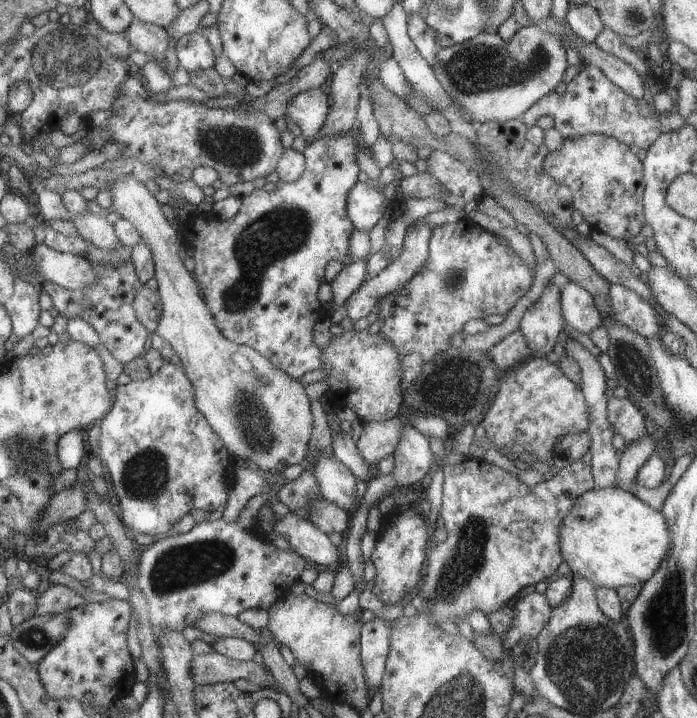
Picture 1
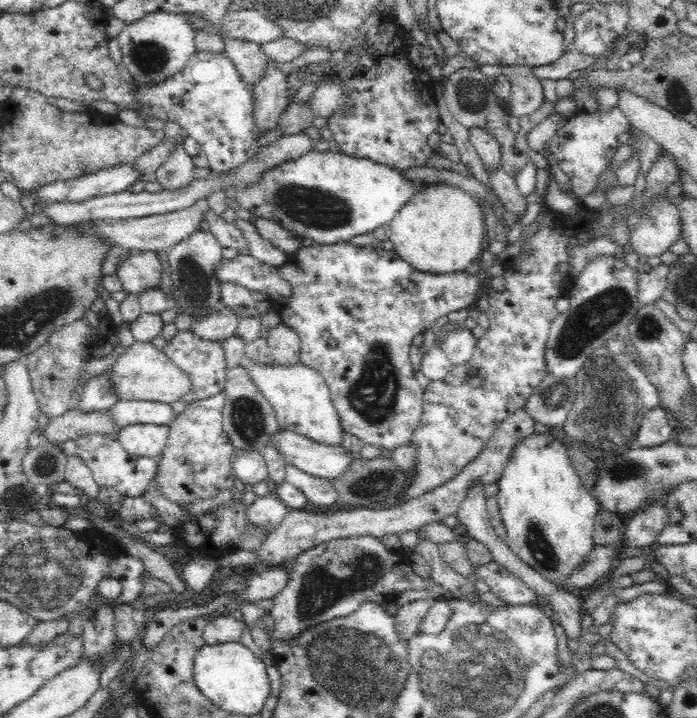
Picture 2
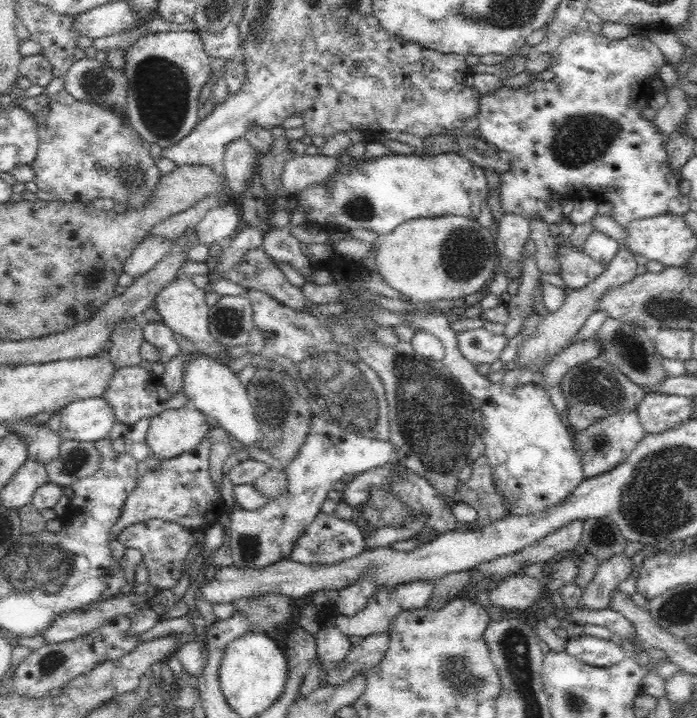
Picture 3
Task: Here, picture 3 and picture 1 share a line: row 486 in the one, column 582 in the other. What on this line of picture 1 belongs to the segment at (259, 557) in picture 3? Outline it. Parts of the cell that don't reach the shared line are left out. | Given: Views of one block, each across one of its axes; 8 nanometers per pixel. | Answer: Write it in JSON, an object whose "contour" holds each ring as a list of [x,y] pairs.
{"contour":[[[568,281],[560,289],[559,298],[562,317],[573,330],[589,335],[591,330],[603,324],[593,297],[576,282]]]}

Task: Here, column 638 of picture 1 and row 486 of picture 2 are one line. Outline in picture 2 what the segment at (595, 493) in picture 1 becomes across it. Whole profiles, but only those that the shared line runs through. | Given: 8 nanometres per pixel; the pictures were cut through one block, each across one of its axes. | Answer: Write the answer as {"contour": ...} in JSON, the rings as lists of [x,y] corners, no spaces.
{"contour":[[[538,428],[536,432],[532,433],[530,436],[524,437],[515,447],[512,456],[509,458],[510,462],[504,468],[502,476],[497,479],[499,491],[496,494],[497,503],[501,512],[501,517],[503,518],[503,523],[506,529],[506,544],[510,547],[510,551],[520,559],[520,561],[530,565],[538,574],[542,575],[544,579],[554,583],[554,585],[560,586],[562,588],[563,582],[584,562],[586,556],[595,547],[595,542],[593,539],[593,530],[596,514],[600,509],[598,502],[592,496],[592,493],[582,484],[580,477],[576,474],[575,469],[570,465],[568,461],[568,455],[566,455],[566,449],[564,449],[564,444],[554,436],[551,436],[546,429]]]}

